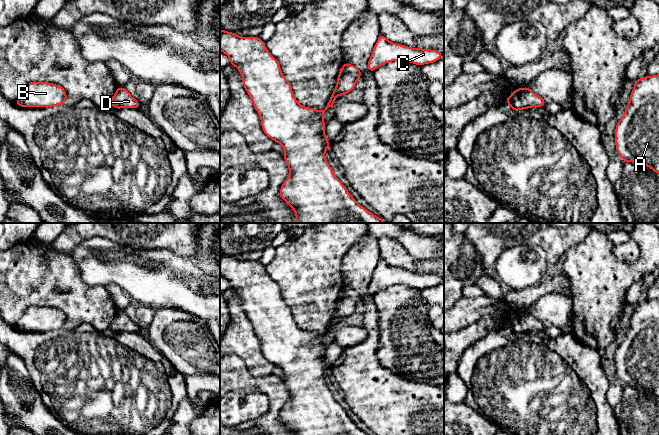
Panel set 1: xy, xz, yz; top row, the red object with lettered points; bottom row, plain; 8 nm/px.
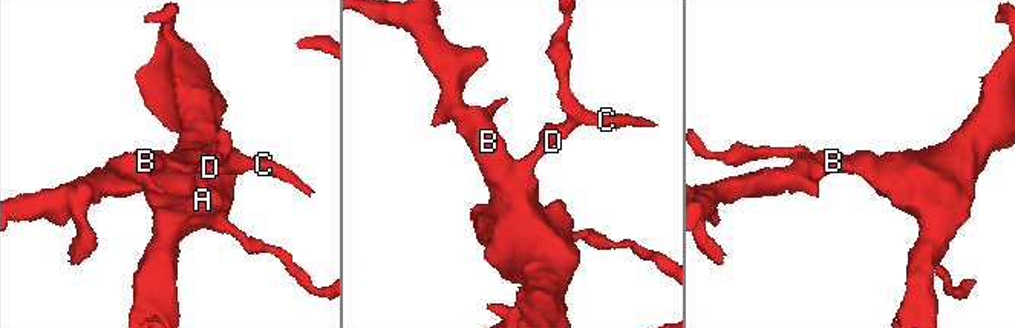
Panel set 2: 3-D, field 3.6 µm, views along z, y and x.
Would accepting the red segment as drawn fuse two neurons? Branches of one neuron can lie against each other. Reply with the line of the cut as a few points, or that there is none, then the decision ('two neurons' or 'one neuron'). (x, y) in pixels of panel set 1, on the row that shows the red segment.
no cut | one neuron

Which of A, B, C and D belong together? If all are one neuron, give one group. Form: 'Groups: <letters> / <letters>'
Groups: A B C D

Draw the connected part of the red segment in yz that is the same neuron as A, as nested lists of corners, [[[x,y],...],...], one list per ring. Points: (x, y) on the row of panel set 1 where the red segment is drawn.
[[[659,74],[635,81],[627,108],[615,128],[615,144],[623,161],[641,162],[659,174]]]

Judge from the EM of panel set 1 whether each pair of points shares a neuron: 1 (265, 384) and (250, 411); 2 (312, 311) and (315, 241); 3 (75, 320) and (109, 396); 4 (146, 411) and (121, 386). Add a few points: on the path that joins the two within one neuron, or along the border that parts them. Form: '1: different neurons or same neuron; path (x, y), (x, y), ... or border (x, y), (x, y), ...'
1: different neurons; border (237, 390), (263, 392), (268, 399), (268, 411)
2: same neuron; path (312, 294), (312, 261), (314, 258)
3: different neurons; border (65, 327), (72, 331), (90, 323), (99, 333)
4: same neuron; path (142, 403), (133, 391), (129, 391)

